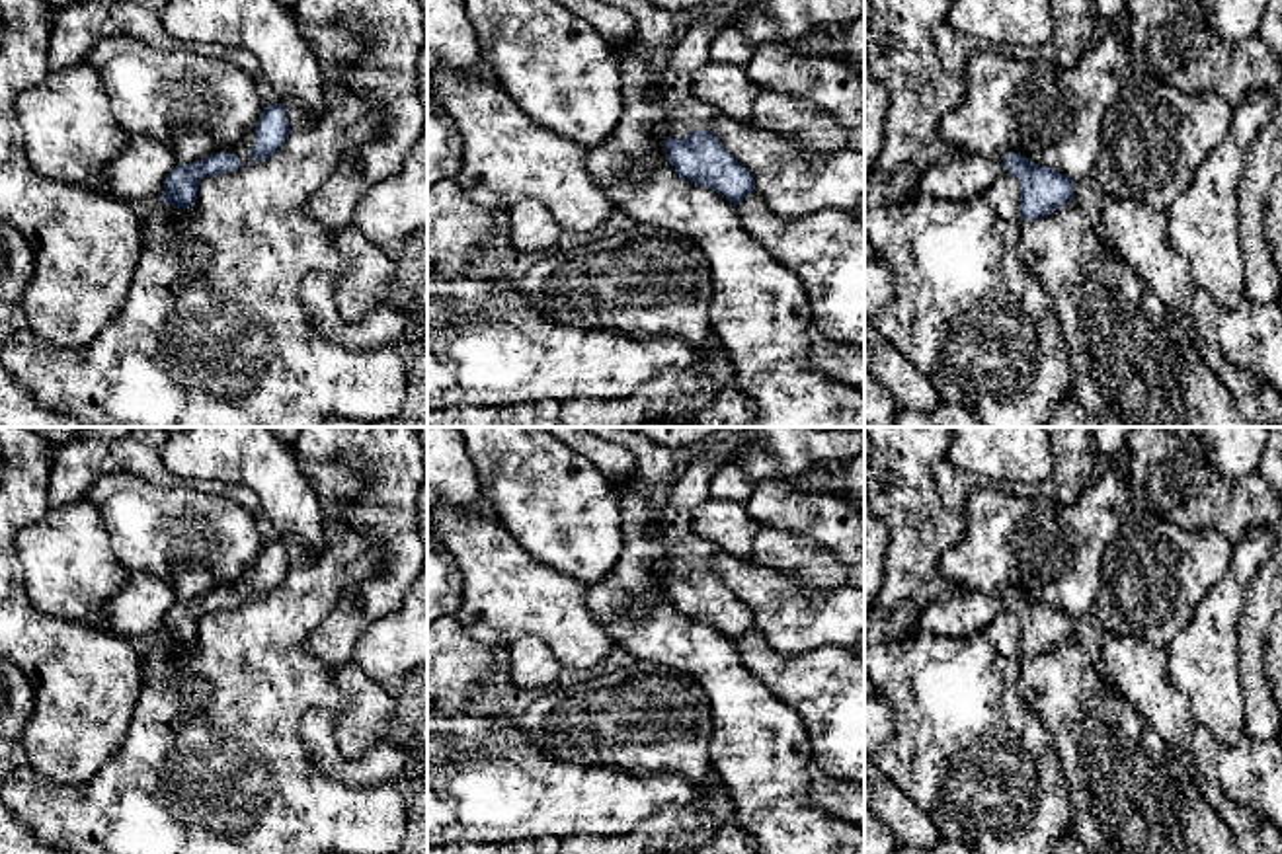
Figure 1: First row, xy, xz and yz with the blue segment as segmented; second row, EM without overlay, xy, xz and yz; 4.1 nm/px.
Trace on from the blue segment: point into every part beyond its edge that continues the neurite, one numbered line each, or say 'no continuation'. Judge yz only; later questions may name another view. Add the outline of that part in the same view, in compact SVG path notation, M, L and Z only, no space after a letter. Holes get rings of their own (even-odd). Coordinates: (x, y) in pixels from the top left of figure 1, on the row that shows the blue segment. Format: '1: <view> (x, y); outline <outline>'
1: yz (961, 174); outline M950 150L931 164L907 197L933 197L942 201L966 201L983 193L1003 172L1003 156L983 156L970 150Z

